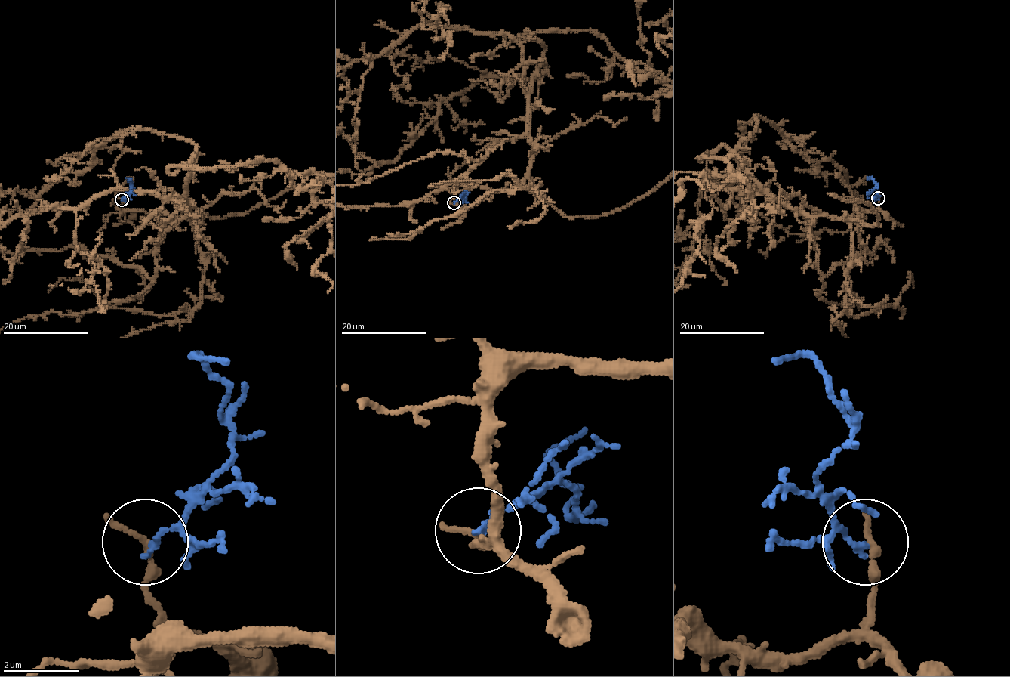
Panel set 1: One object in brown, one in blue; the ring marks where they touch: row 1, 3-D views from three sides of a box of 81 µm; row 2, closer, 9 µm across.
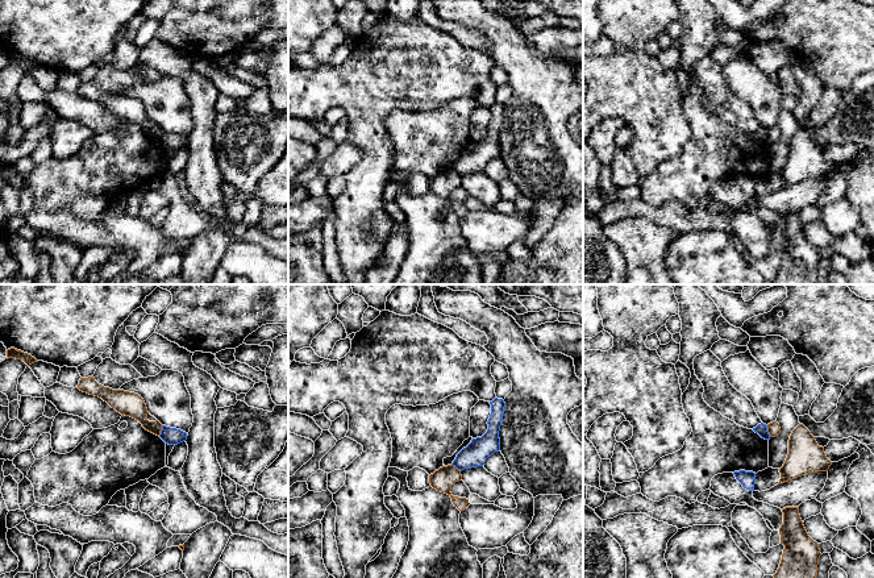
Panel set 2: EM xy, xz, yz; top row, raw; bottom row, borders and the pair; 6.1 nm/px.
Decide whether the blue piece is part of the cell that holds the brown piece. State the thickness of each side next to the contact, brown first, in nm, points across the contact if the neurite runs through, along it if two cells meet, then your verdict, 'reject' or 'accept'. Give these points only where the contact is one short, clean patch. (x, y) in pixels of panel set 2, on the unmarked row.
80/70 nm | along yz (766, 131), (770, 141) | reject

